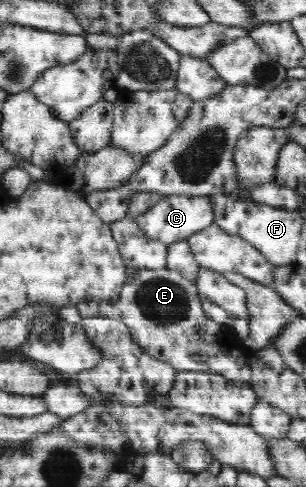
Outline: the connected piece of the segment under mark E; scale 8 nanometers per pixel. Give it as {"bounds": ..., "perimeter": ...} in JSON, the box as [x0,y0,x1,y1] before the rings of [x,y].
{"bounds":[98,268,251,382],"perimeter":[[[168,268],[153,269],[128,269],[126,281],[120,296],[116,300],[98,303],[98,314],[114,320],[122,321],[128,325],[134,343],[150,356],[170,364],[177,371],[212,371],[220,373],[235,382],[249,382],[251,368],[248,357],[240,354],[236,349],[228,349],[225,336],[228,327],[216,323],[204,311],[201,295],[195,282],[184,277],[180,272]]]}

